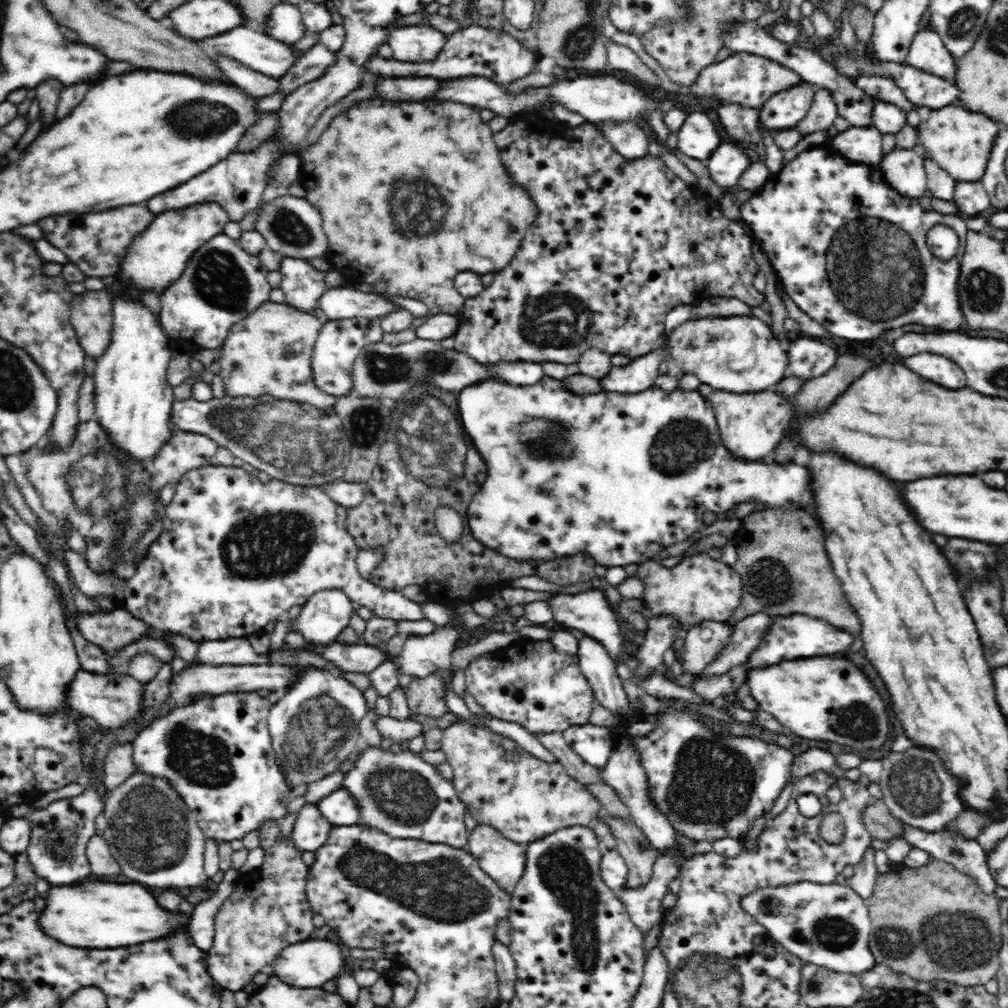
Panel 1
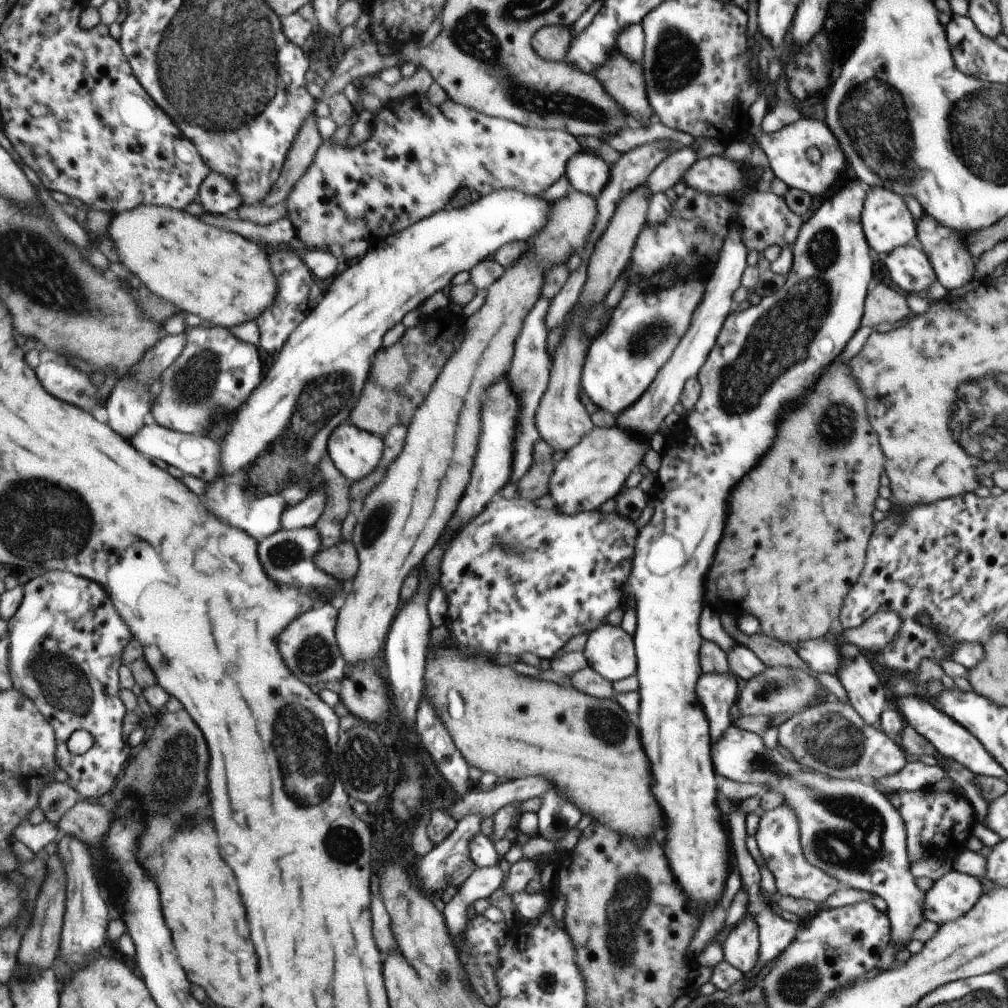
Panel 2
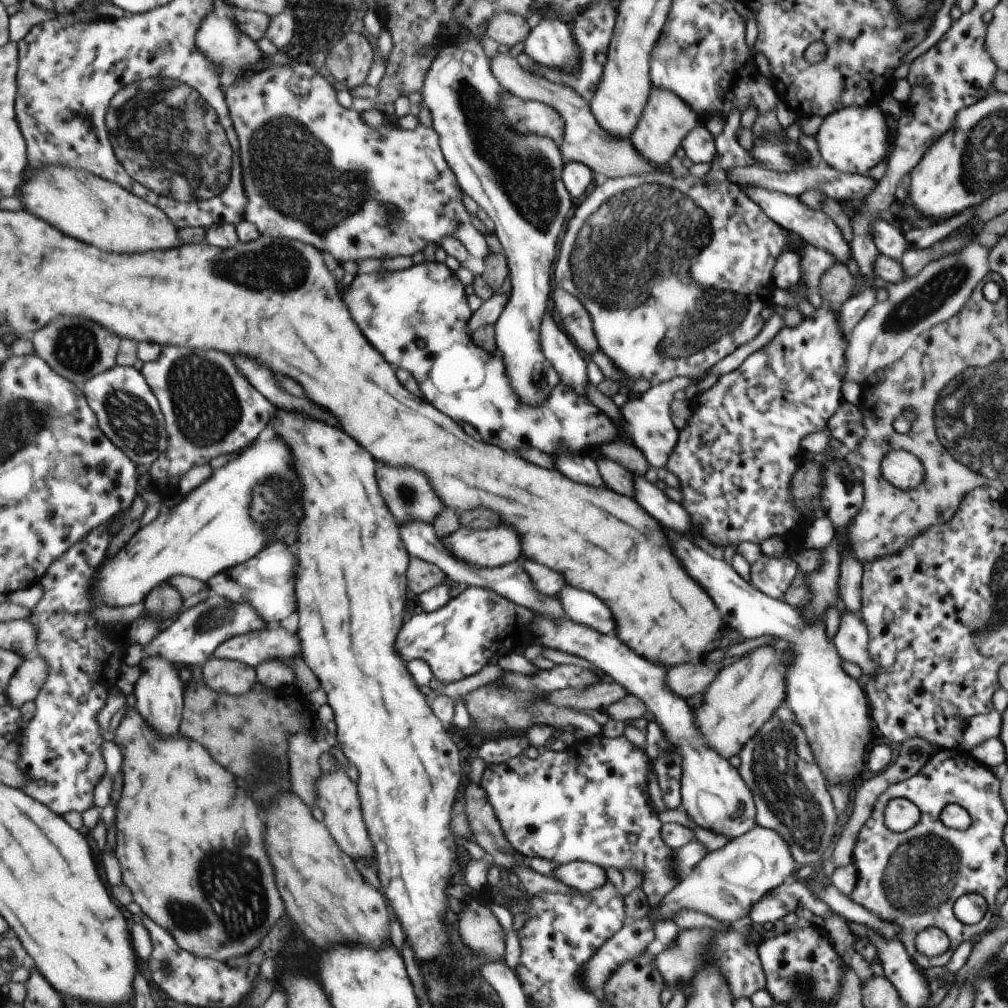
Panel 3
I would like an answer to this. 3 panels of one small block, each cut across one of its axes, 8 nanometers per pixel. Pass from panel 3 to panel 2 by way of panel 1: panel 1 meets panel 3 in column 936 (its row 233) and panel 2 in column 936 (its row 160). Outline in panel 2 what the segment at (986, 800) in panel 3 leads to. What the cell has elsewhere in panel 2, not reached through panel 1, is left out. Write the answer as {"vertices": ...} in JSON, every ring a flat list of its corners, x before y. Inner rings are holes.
{"vertices":[[952,786,945,792,932,791,932,788,914,791,896,790,890,793,887,798,905,820,906,850,911,863,938,851,953,862,957,854,963,850,965,820,967,820,967,836,969,836,971,826,973,826,974,810,971,810,972,806,965,804,965,798,959,794,958,787]]}

